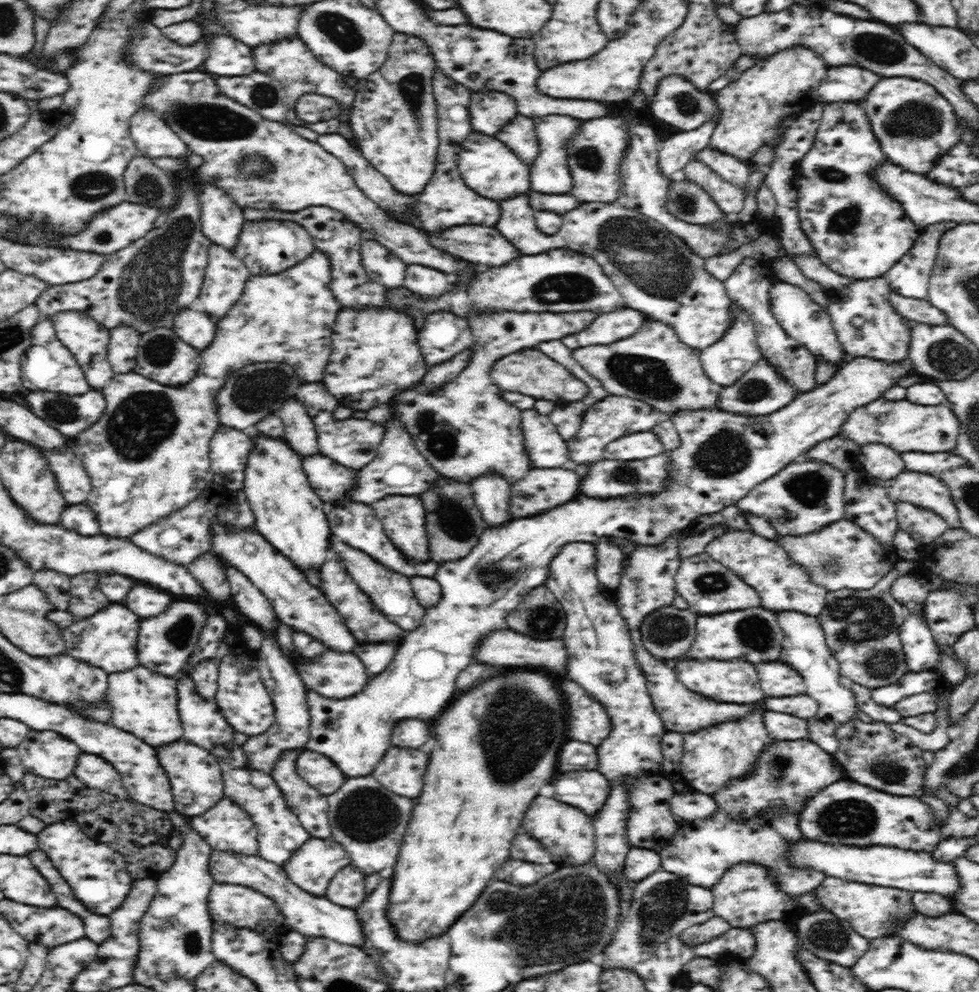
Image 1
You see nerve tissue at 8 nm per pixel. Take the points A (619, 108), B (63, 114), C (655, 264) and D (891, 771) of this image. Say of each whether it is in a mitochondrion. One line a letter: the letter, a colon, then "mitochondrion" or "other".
A: other
B: other
C: mitochondrion
D: mitochondrion

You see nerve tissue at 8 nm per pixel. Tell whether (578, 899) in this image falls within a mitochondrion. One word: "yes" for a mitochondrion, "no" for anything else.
yes

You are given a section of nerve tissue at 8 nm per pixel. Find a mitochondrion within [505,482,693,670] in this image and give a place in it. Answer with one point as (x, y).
(543, 618)

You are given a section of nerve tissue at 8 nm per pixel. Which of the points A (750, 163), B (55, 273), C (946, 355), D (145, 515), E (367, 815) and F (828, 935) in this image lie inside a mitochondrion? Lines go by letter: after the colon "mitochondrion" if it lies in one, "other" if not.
A: other
B: other
C: mitochondrion
D: other
E: mitochondrion
F: mitochondrion

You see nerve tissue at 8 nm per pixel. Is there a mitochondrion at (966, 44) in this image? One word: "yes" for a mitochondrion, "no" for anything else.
no

